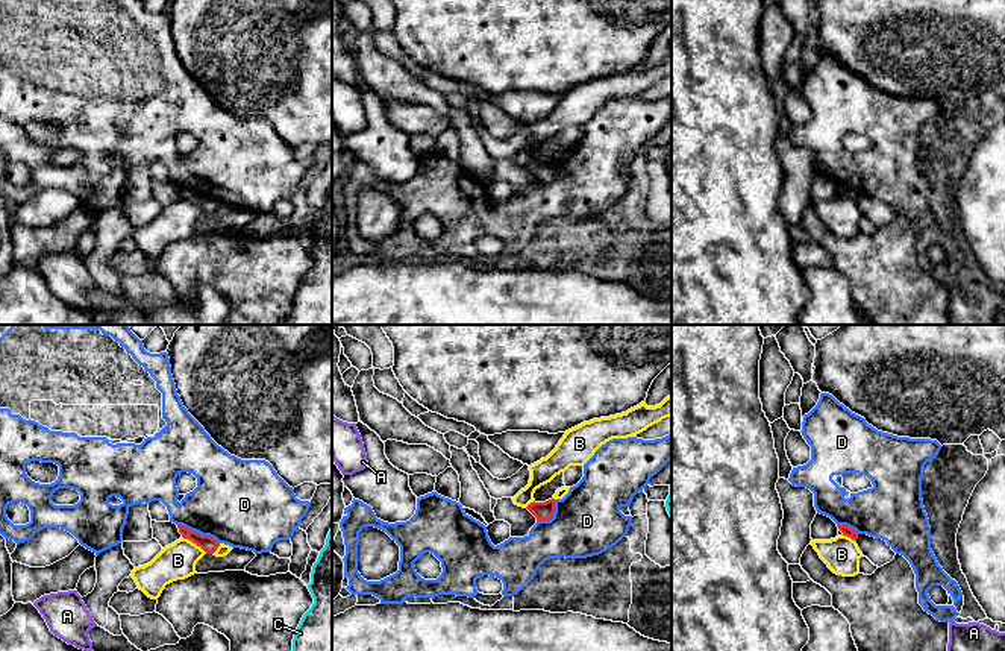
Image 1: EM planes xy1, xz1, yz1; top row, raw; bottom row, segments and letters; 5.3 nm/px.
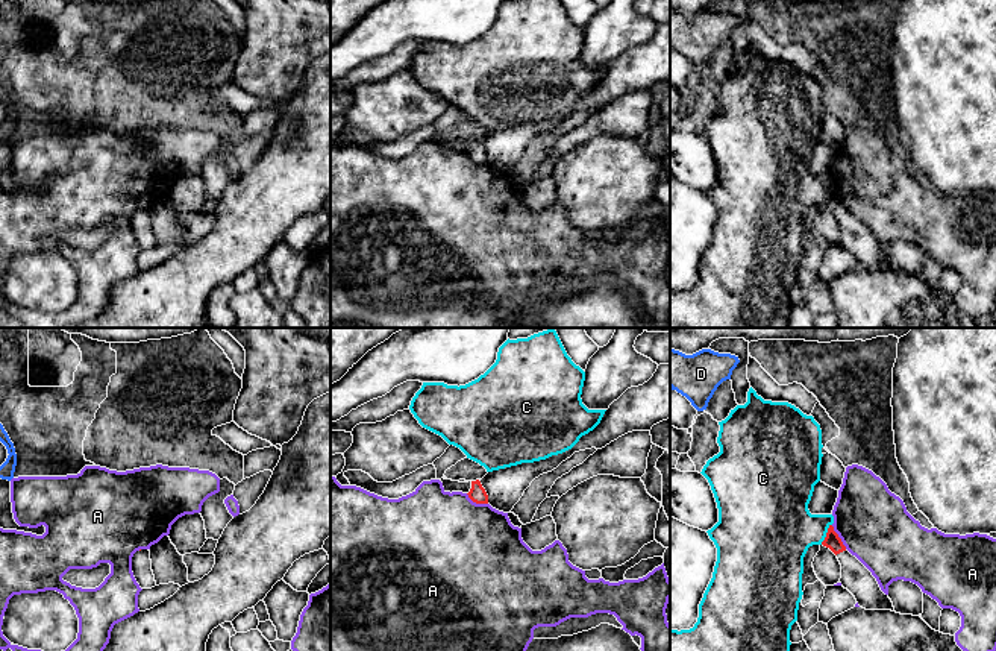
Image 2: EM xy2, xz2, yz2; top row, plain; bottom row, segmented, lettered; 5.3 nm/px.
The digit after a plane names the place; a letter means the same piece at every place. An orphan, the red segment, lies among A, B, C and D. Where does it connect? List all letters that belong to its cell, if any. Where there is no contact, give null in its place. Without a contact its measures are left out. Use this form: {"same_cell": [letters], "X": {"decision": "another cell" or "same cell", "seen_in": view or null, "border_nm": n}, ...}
{"same_cell": [], "A": {"decision": "another cell", "seen_in": "yz2", "border_nm": 150}, "B": {"decision": "another cell", "seen_in": "xy1", "border_nm": 160}, "C": {"decision": "another cell", "seen_in": "yz2", "border_nm": 130}, "D": {"decision": "another cell", "seen_in": "xy1", "border_nm": 240}}

